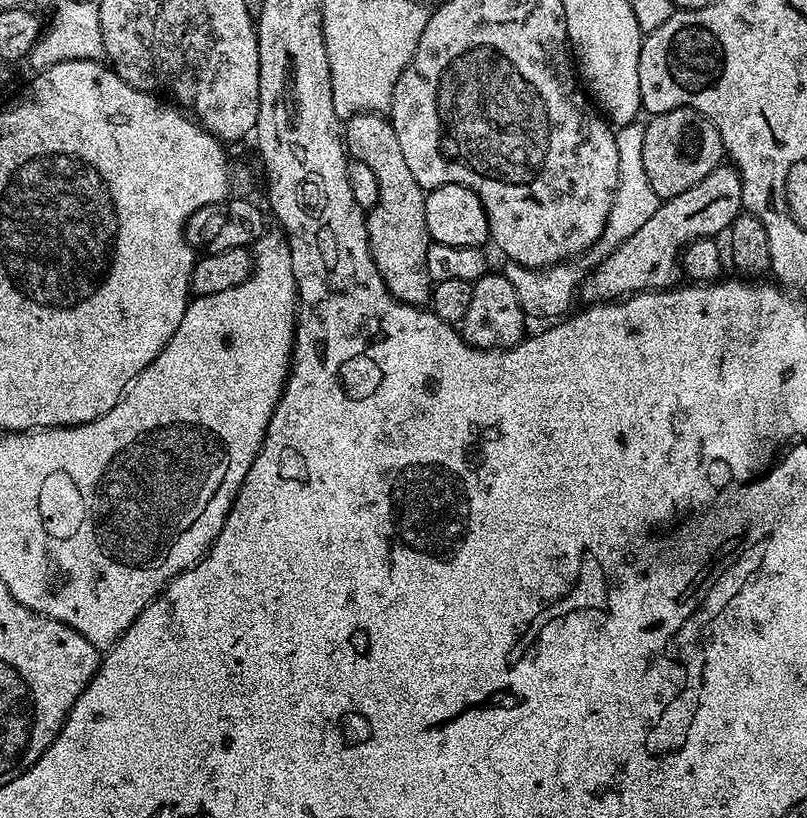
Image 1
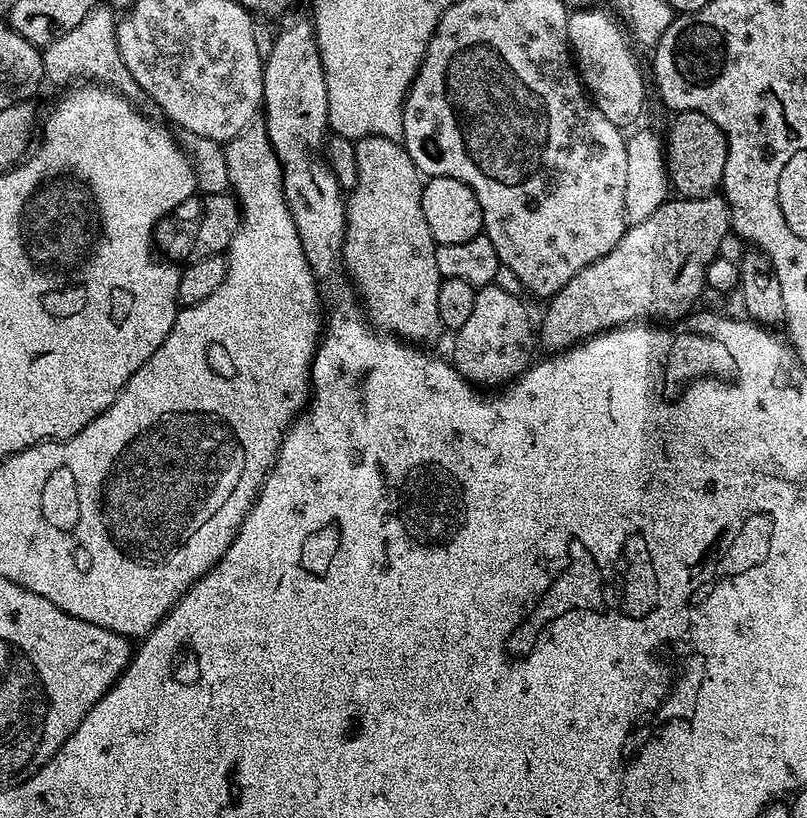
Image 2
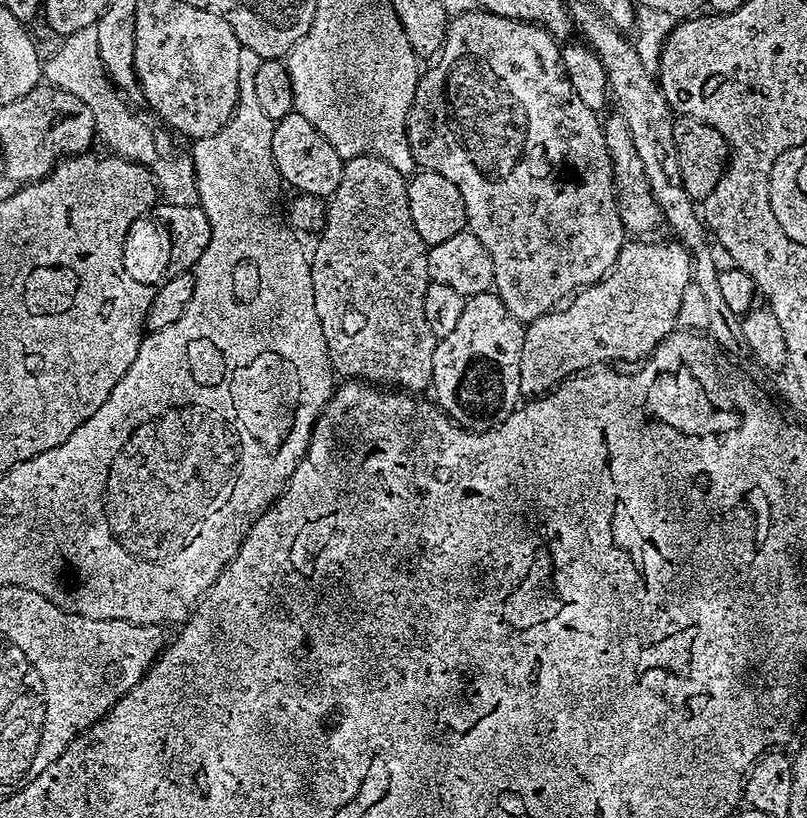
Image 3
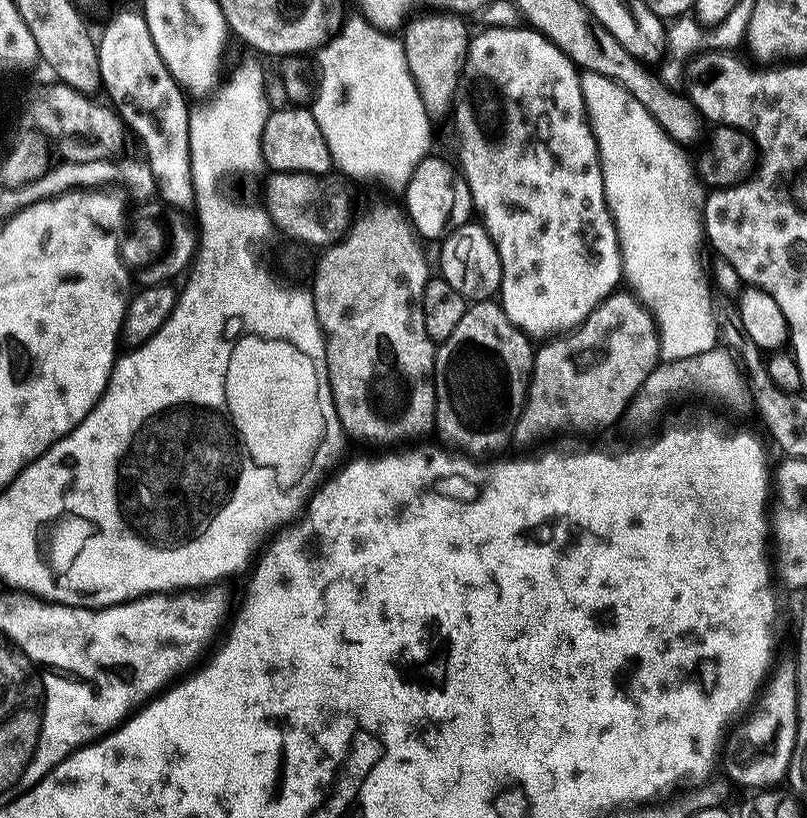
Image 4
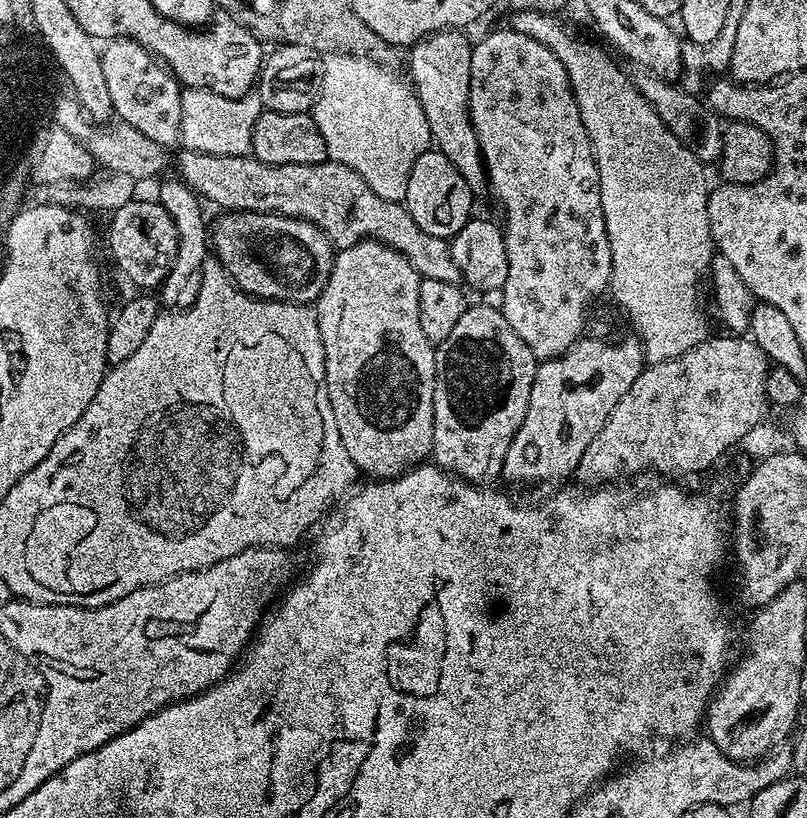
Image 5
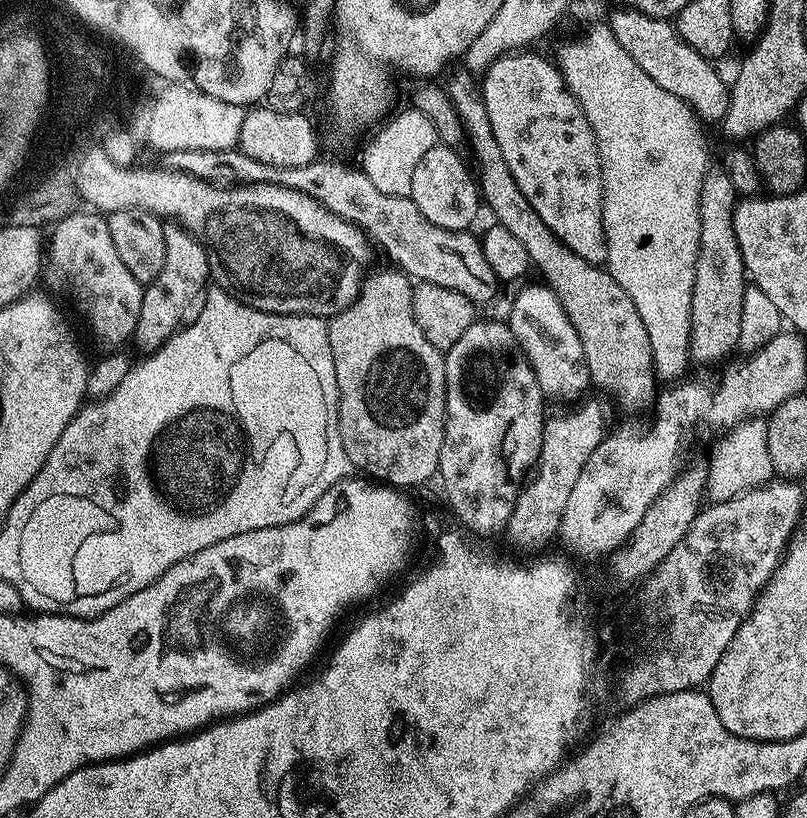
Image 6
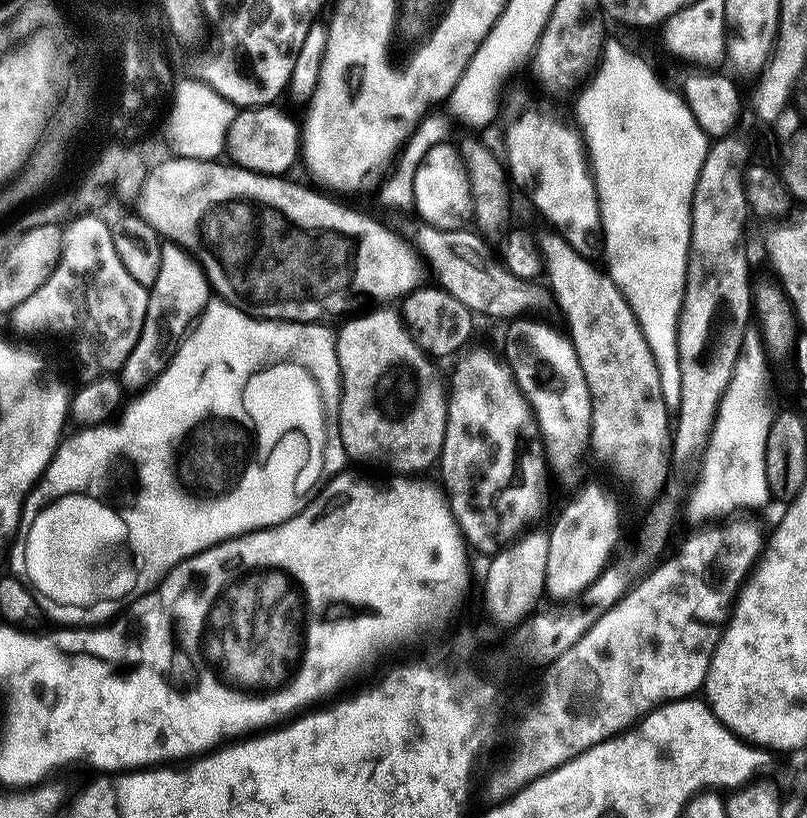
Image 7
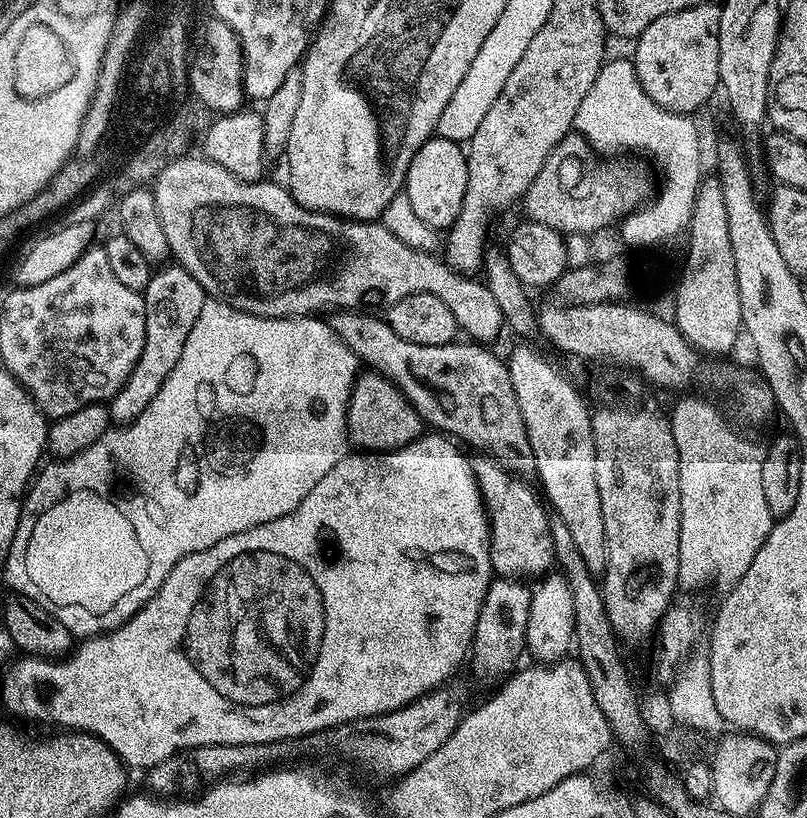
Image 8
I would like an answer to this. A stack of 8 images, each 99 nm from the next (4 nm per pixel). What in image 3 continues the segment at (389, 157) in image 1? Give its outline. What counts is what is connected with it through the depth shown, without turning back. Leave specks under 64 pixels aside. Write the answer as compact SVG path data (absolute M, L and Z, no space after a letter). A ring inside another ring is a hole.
M365 154L345 159L342 182L338 182L338 190L334 190L326 204L326 219L324 227L319 233L320 241L316 249L311 249L310 280L314 286L314 308L318 310L318 320L322 326L322 332L326 338L328 347L328 361L333 369L340 372L344 378L351 378L361 382L371 382L376 386L391 386L396 390L407 390L412 394L420 394L423 388L427 389L432 383L432 367L434 366L434 350L437 337L434 330L430 330L430 322L426 320L426 290L430 283L428 275L428 250L429 245L418 234L414 226L414 218L410 214L410 202L408 201L408 180L405 173L400 172L389 160L381 156Z

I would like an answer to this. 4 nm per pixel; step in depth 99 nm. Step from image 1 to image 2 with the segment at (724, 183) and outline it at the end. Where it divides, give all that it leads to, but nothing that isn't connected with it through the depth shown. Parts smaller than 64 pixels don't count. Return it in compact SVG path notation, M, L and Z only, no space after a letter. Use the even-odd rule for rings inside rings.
M713 194L702 198L669 198L665 200L650 218L628 224L622 238L598 262L590 262L586 270L578 270L562 290L558 290L547 301L544 317L538 320L538 344L544 350L575 348L582 340L589 340L612 328L623 328L637 322L675 322L691 313L697 307L700 291L705 291L704 274L709 264L721 251L724 235L729 235L728 203L723 195Z

